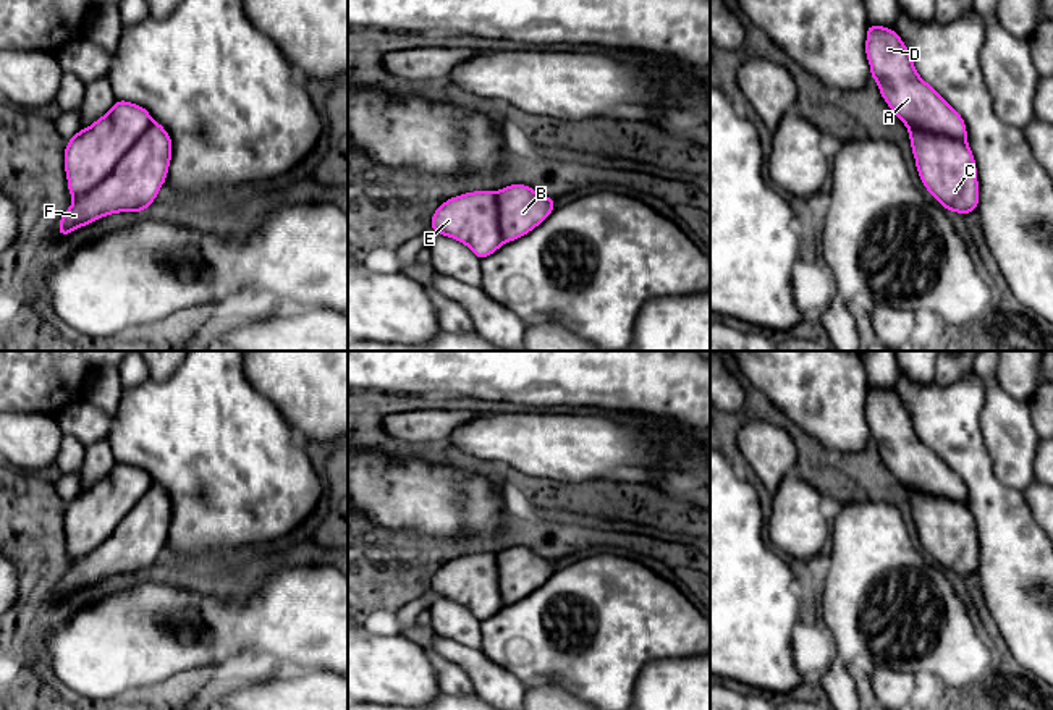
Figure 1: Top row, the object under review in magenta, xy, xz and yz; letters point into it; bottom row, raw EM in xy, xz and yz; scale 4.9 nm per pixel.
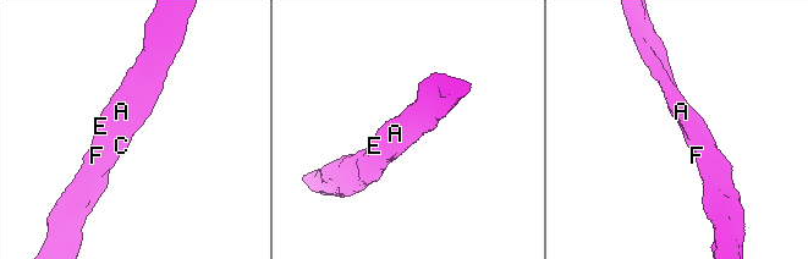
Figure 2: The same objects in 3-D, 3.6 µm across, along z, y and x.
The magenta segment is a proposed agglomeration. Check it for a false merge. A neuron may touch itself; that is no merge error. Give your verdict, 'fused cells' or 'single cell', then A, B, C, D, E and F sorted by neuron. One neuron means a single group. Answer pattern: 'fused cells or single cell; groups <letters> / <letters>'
single cell; groups A B C D E F

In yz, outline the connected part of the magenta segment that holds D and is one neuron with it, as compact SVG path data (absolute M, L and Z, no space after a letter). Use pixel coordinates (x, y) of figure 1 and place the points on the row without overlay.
M869 385L865 417L883 463L907 488L925 552L948 574L975 574L977 530L962 479L919 438L896 393Z

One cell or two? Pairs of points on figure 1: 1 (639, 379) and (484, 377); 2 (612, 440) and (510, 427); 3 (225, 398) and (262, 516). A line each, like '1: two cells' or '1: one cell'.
1: one cell
2: one cell
3: one cell

